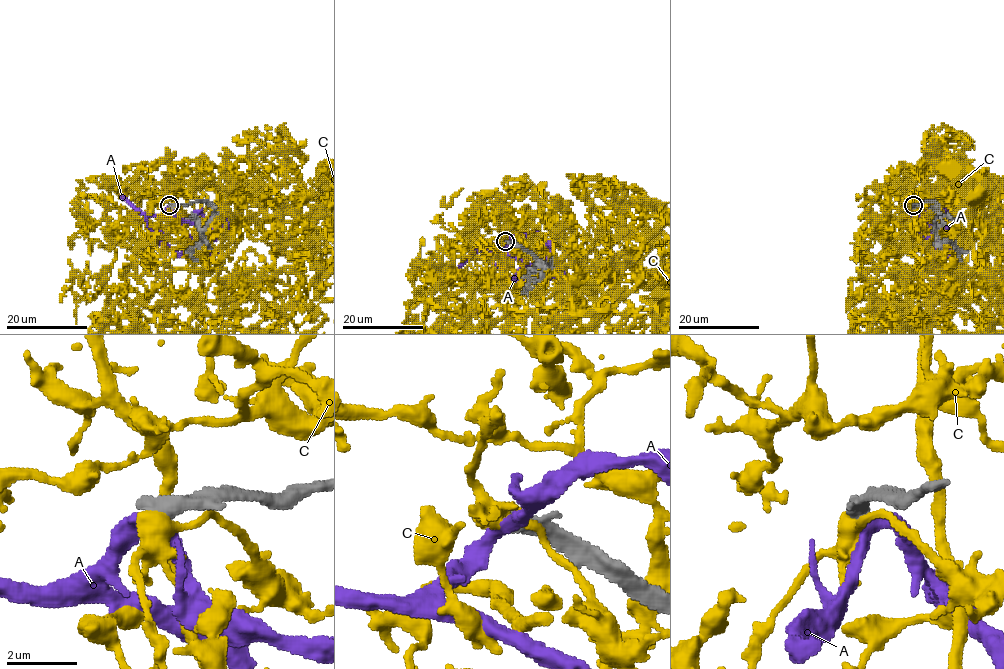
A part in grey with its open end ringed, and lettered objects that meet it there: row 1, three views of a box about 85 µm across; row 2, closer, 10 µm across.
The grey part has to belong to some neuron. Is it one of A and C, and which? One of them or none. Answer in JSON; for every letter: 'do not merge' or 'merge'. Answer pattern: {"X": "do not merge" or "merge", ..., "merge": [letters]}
{"A": "do not merge", "C": "do not merge", "merge": []}

